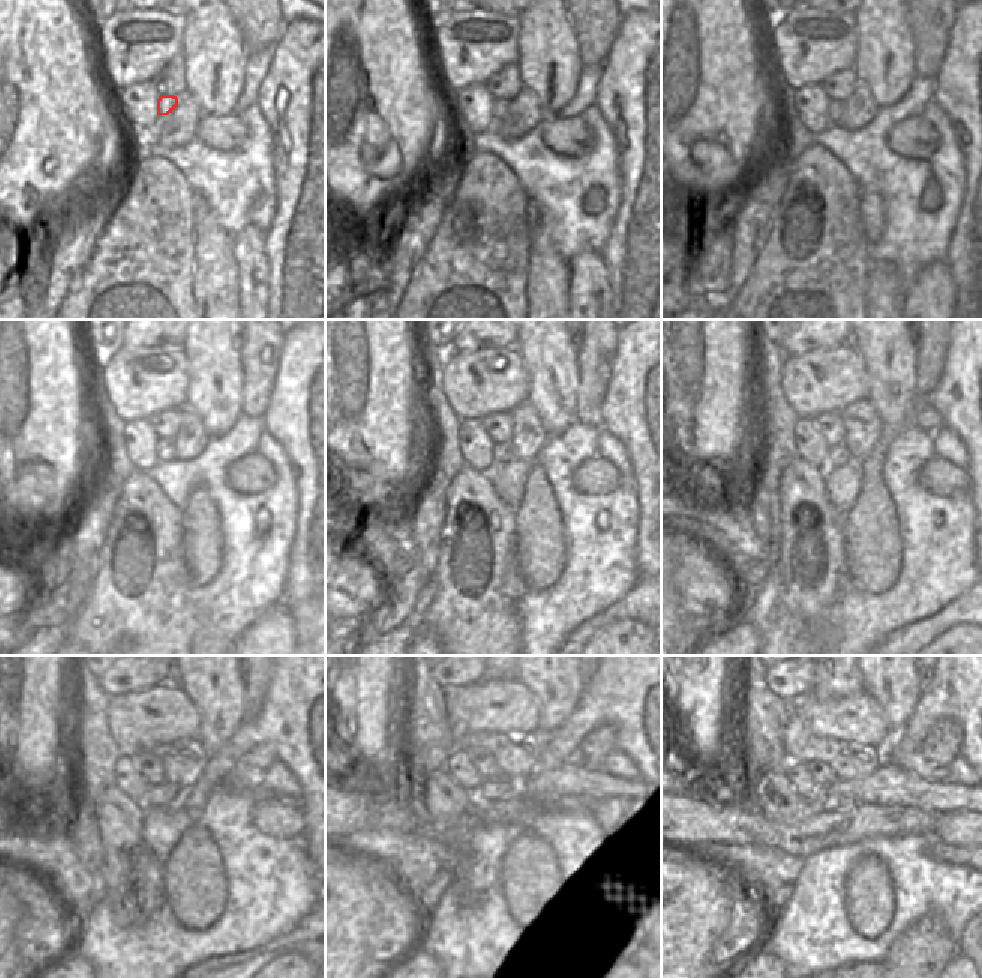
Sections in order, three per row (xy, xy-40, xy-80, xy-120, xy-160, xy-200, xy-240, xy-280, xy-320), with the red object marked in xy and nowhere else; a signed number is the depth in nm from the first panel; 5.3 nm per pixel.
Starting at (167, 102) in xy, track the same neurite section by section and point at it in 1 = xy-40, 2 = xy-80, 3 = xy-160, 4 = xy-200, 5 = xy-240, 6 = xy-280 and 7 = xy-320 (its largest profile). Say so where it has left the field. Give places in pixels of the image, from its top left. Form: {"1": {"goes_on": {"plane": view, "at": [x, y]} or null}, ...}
{"1": {"goes_on": {"plane": "xy-40", "at": [499, 108]}}, "2": {"goes_on": {"plane": "xy-80", "at": [835, 110]}}, "3": {"goes_on": {"plane": "xy-160", "at": [502, 453]}}, "4": {"goes_on": {"plane": "xy-200", "at": [838, 455]}}, "5": {"goes_on": {"plane": "xy-240", "at": [165, 794]}}, "6": {"goes_on": {"plane": "xy-280", "at": [502, 789]}}, "7": {"goes_on": {"plane": "xy-320", "at": [834, 803]}}}

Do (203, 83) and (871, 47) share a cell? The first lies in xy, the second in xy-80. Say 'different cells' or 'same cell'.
same cell

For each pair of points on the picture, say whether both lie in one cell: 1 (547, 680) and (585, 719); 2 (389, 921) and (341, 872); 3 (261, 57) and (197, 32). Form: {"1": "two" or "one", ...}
{"1": "two", "2": "one", "3": "two"}

